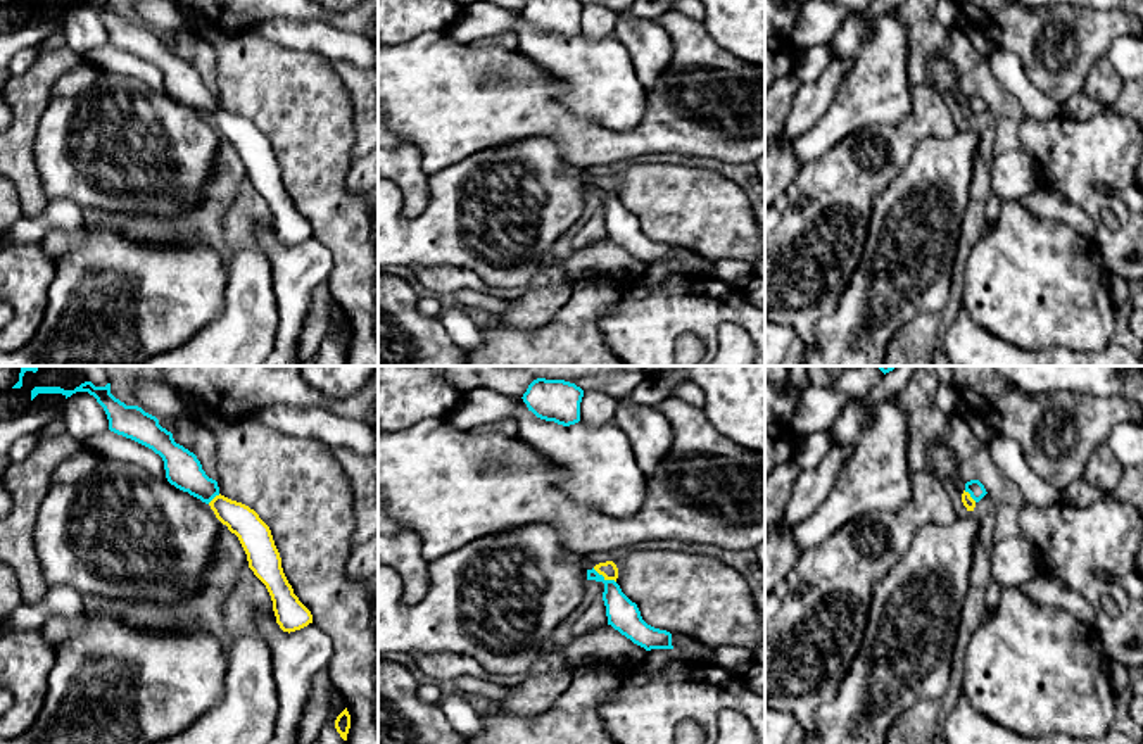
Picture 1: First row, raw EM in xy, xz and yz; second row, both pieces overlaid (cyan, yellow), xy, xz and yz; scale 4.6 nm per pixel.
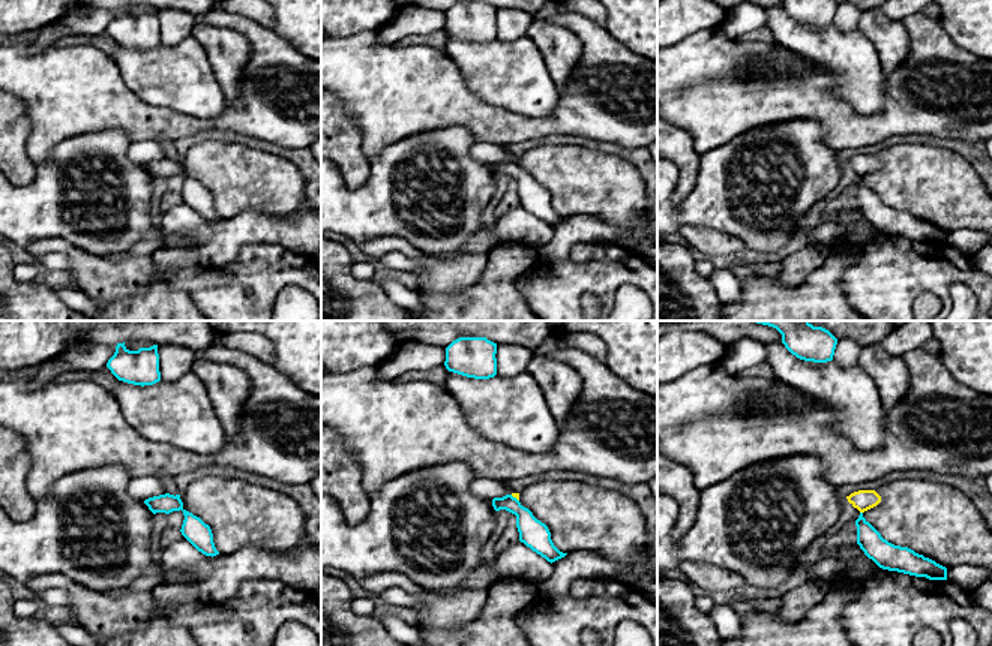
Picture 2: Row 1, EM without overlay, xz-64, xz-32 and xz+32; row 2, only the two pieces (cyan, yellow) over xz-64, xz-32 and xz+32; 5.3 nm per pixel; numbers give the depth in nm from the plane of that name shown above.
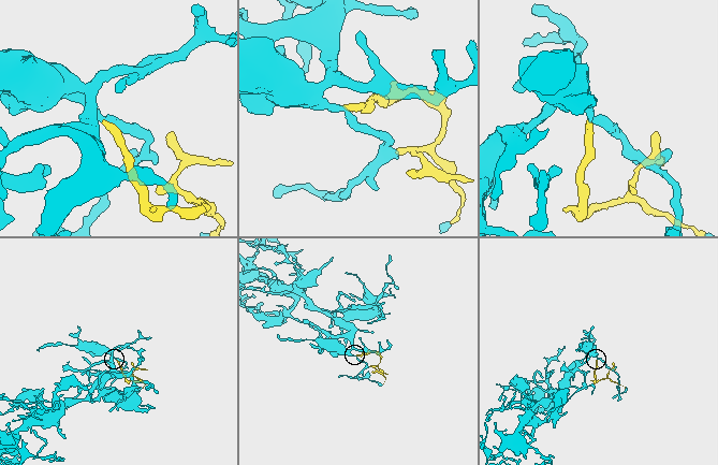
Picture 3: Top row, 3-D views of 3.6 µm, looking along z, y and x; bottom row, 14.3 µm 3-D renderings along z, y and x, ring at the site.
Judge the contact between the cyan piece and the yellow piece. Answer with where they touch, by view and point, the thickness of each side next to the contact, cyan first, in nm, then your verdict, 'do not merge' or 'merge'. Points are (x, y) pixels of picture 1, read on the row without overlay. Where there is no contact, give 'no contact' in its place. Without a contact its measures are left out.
xz (603, 190) | 150/80 nm | do not merge

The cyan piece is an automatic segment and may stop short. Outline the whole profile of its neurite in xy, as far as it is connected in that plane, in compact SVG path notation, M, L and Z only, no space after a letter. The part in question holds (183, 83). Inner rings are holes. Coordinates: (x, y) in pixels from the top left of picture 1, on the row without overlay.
M35 0L31 3L31 14L38 7L62 7L67 12L76 5L88 5L97 12L107 28L111 45L131 52L159 67L171 98L205 117L219 109L218 95L205 88L197 69L176 57L173 47L162 41L155 29L138 19L126 19L116 12L111 7L111 0L76 0L74 3Z

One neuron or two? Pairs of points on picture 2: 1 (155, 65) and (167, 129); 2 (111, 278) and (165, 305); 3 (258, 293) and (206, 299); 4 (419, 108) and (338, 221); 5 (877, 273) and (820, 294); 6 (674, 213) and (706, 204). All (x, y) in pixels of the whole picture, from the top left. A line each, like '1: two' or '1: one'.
1: two
2: two
3: one
4: two
5: two
6: one

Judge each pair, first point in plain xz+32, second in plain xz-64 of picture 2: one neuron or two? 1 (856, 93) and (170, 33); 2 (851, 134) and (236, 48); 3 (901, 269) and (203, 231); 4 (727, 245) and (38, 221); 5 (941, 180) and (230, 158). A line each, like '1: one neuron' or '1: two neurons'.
1: two neurons
2: two neurons
3: two neurons
4: two neurons
5: one neuron

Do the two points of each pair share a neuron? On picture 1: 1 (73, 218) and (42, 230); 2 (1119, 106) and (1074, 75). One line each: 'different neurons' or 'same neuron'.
1: same neuron
2: different neurons

